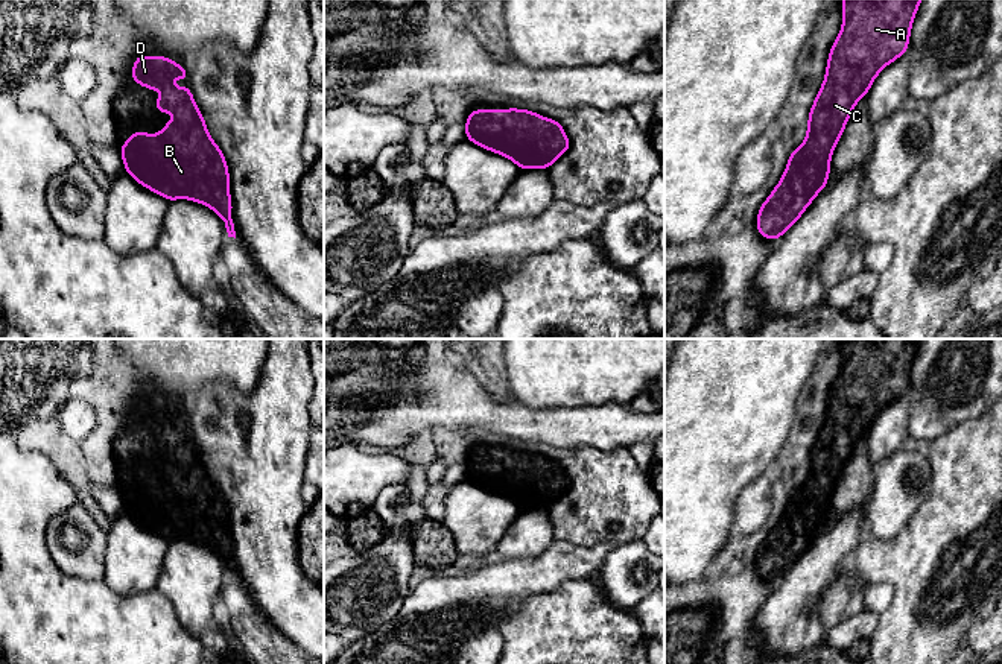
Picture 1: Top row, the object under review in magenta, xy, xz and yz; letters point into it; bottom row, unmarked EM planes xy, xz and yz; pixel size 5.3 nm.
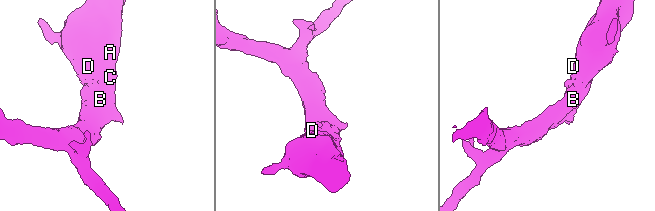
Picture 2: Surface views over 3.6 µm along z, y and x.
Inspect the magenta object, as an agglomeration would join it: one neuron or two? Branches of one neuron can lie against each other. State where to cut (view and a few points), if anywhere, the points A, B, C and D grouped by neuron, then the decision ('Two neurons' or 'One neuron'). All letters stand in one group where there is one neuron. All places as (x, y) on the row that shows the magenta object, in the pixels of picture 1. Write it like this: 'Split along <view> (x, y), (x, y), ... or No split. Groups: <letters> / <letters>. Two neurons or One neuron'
No split. Groups: A B C D. One neuron

